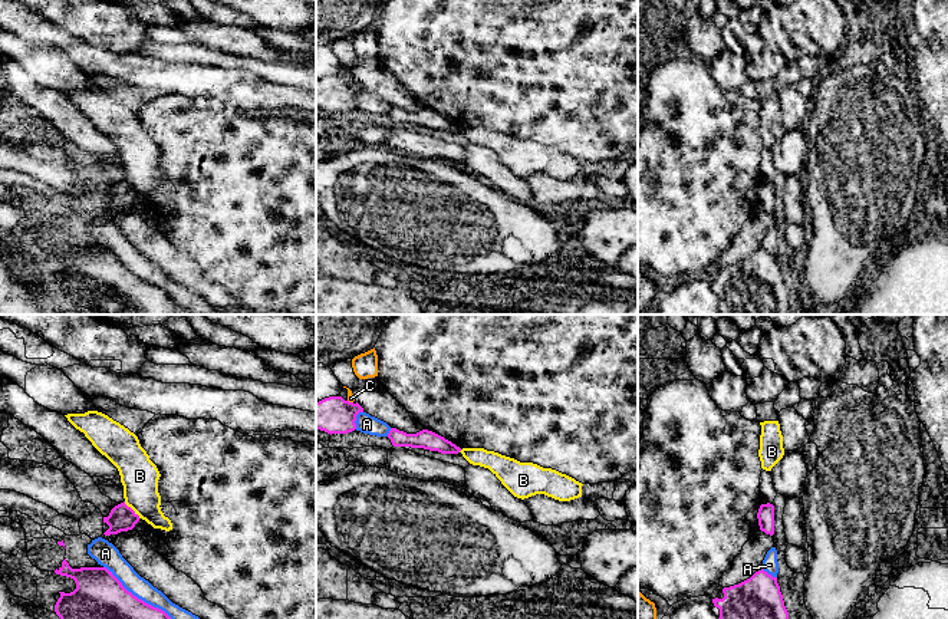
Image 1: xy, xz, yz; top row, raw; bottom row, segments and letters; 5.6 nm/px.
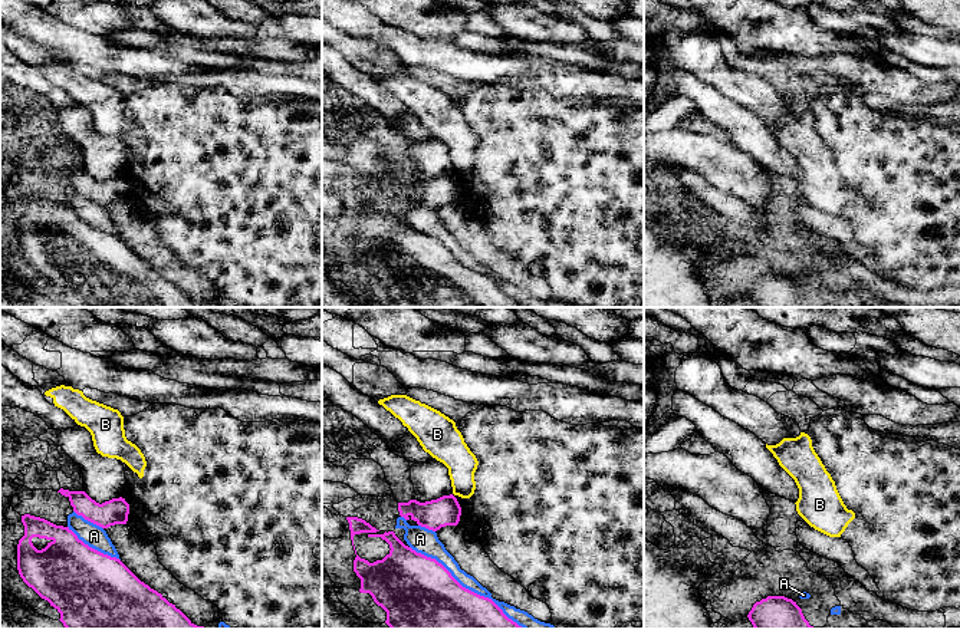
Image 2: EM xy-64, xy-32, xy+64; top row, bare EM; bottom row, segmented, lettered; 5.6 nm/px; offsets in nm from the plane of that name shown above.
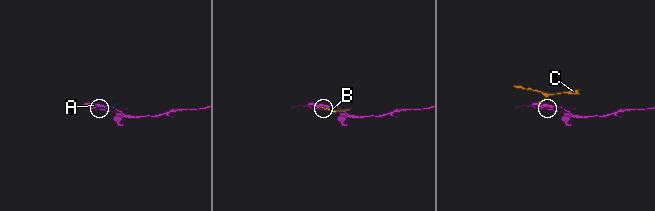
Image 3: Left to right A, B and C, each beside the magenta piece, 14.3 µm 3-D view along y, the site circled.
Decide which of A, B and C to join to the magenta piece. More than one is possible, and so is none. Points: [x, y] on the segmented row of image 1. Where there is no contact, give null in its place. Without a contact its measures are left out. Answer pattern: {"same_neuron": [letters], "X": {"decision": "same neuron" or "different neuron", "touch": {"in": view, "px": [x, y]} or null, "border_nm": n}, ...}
{"same_neuron": [], "A": {"decision": "different neuron", "touch": {"in": "xy", "px": [137, 598]}, "border_nm": 480}, "B": {"decision": "different neuron", "touch": {"in": "xy", "px": [132, 510]}, "border_nm": 130}, "C": {"decision": "different neuron", "touch": {"in": "xz", "px": [351, 402]}, "border_nm": 40}}

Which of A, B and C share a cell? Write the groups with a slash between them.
A / B / C

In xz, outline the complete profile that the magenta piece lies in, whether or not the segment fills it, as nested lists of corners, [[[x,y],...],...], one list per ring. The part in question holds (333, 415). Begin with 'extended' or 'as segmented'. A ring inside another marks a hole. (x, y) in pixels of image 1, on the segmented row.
as segmented; [[[329,396],[316,402],[316,429],[327,434],[348,434],[356,429],[356,415],[363,408],[342,396]]]

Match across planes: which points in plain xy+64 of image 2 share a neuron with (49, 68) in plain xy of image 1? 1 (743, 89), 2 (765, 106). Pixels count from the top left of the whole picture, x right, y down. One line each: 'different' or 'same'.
1: same
2: same

